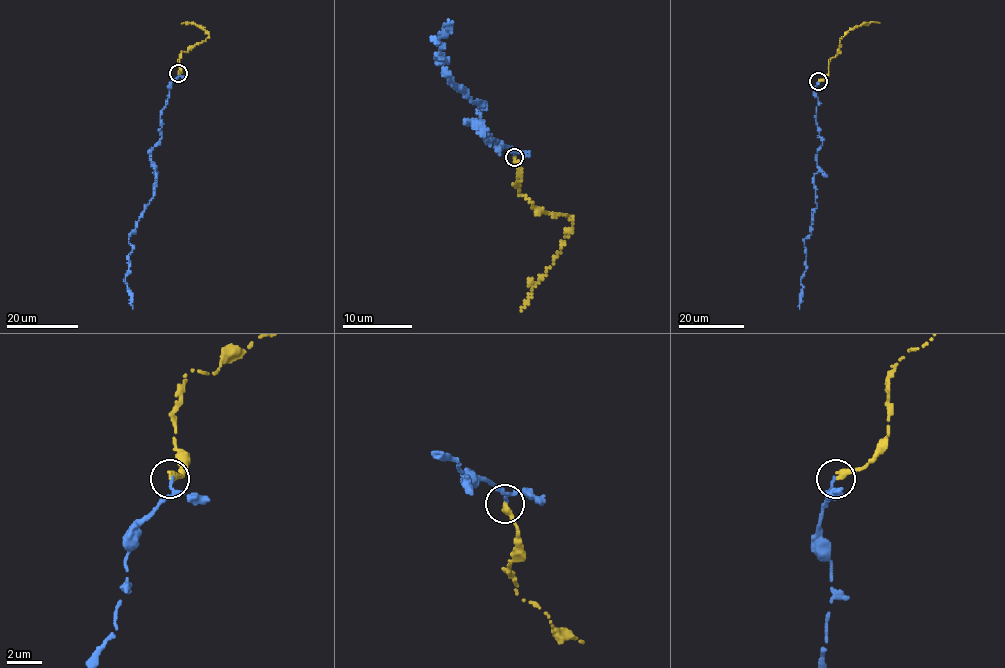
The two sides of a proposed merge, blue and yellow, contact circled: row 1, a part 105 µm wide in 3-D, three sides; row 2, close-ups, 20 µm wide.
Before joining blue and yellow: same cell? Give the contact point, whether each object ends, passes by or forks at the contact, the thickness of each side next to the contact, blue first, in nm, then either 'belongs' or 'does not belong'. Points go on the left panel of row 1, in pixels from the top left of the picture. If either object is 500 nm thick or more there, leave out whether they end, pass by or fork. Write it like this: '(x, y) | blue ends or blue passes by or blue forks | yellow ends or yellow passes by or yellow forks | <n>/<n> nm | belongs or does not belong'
(178, 73) | blue passes by | yellow ends | 130/340 nm | belongs

